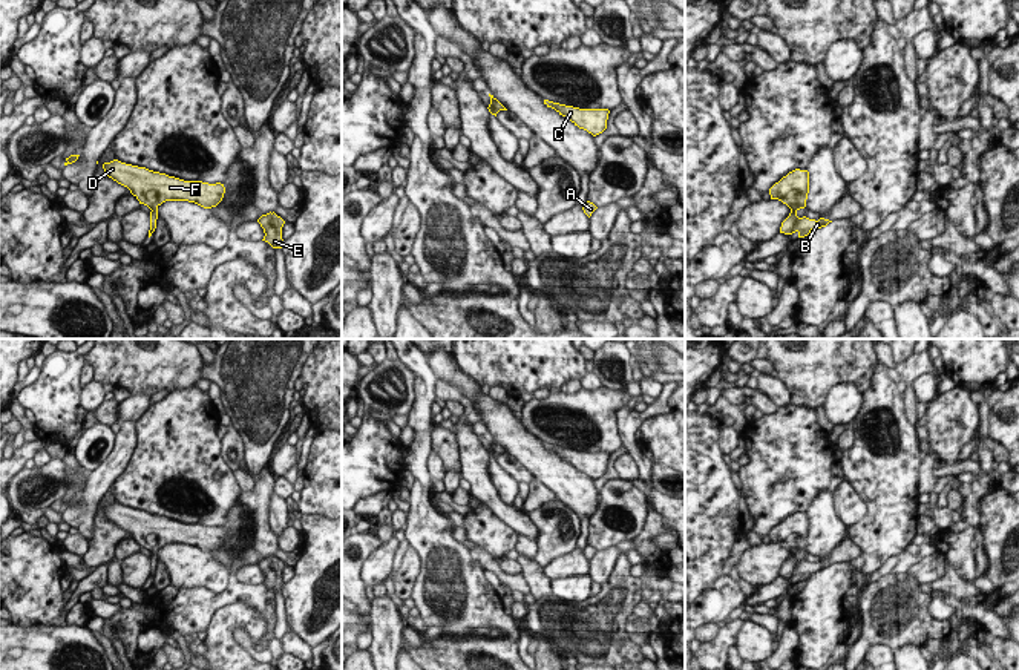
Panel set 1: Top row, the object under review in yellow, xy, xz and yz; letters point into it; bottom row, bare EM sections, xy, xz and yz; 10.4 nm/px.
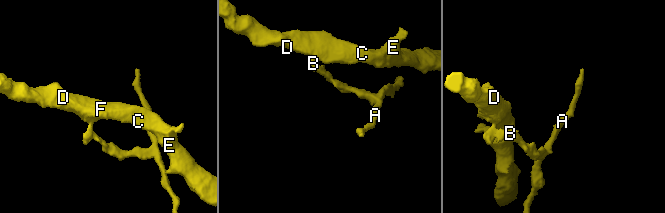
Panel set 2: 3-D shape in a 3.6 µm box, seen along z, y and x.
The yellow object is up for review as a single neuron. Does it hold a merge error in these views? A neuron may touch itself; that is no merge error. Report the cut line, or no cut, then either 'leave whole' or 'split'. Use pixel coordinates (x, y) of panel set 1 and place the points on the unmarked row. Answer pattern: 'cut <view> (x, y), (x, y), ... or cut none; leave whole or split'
cut none; leave whole

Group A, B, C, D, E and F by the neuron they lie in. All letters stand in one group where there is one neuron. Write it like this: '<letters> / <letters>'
A B C D E F

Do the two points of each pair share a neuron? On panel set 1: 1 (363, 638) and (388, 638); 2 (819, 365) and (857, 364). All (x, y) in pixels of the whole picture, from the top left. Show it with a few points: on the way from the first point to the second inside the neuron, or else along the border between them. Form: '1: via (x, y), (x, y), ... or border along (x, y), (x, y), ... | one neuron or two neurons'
1: border along (371, 630), (371, 640), (365, 647) | two neurons
2: via (828, 365), (848, 365) | one neuron

